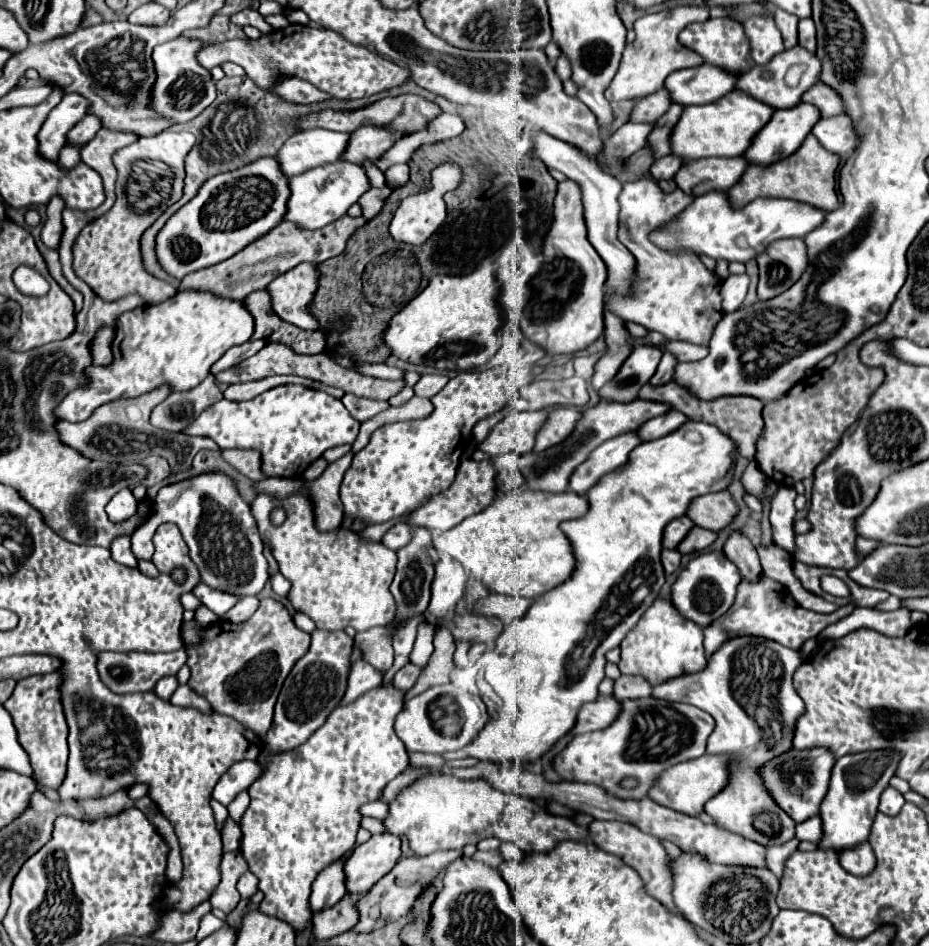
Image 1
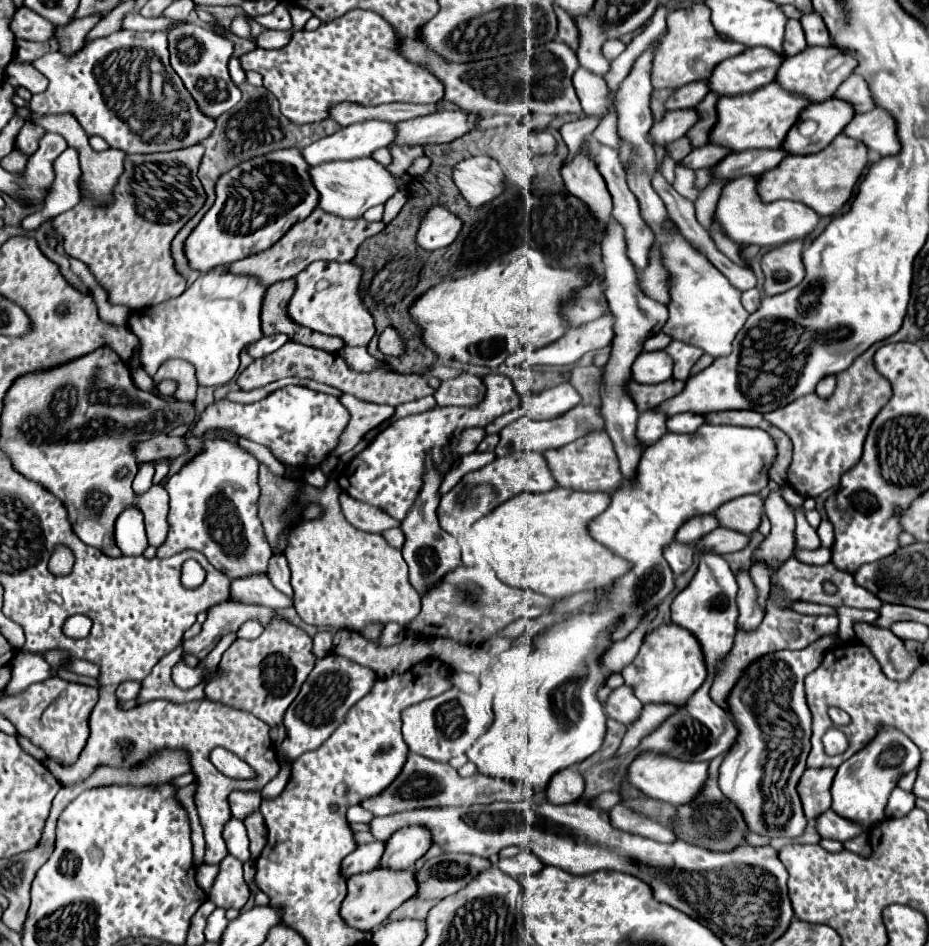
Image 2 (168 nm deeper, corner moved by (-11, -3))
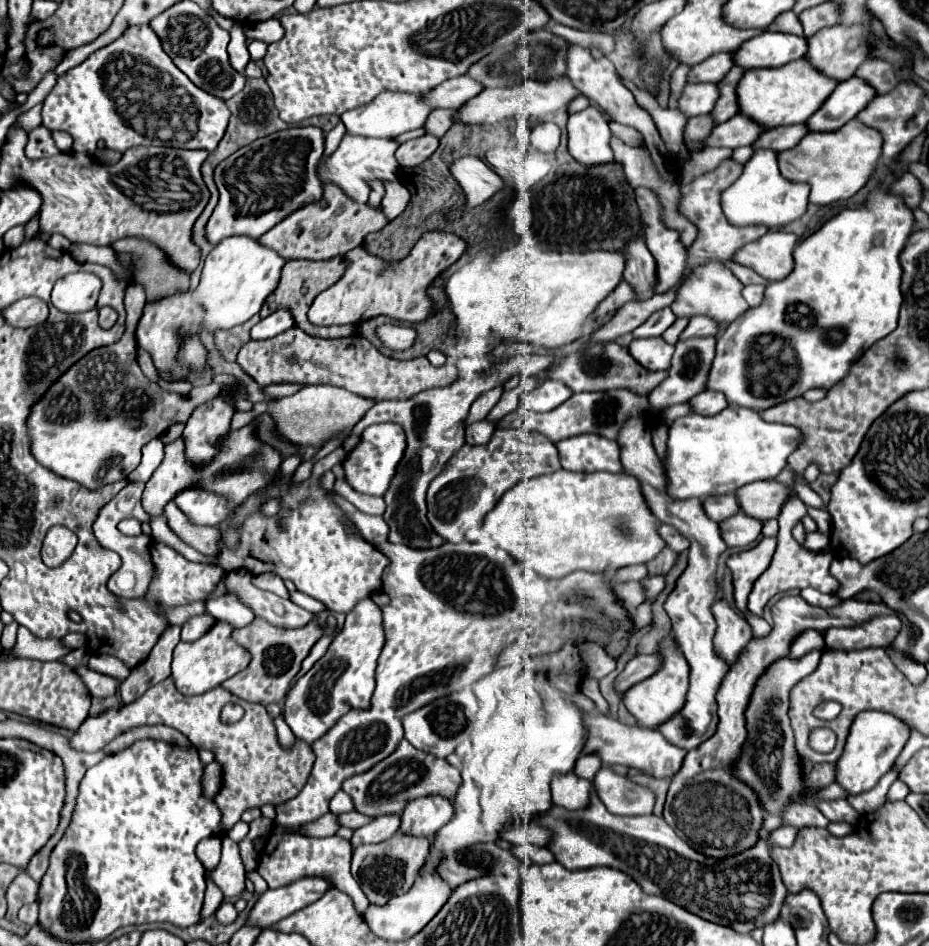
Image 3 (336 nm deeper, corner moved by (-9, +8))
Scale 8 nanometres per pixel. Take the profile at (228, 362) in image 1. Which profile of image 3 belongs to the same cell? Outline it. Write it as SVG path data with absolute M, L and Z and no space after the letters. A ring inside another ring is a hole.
M276 310L274 314L270 314L268 318L258 322L252 328L250 336L252 336L252 340L268 340L268 338L278 336L280 332L286 332L292 326L294 326L294 318L290 316L290 312L288 310Z

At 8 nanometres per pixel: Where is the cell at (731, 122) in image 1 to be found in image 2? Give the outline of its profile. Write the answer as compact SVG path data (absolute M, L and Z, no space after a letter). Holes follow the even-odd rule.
M776 81L764 85L762 89L720 97L718 101L718 123L710 133L710 143L730 147L732 151L746 149L776 149L782 147L786 133L798 121L800 113L810 105L806 97L782 89Z

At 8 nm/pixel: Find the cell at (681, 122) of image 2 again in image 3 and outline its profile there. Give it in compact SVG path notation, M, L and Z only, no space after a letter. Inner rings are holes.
M716 84L686 86L680 100L678 100L678 110L688 118L702 116L702 114L708 114L714 108L716 100L718 100Z

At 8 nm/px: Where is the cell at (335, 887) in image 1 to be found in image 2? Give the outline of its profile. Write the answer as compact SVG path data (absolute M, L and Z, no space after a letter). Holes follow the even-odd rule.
M372 841L366 845L358 845L356 851L352 851L342 865L342 871L346 877L352 877L354 873L364 873L366 869L378 867L382 853L384 853L384 841Z

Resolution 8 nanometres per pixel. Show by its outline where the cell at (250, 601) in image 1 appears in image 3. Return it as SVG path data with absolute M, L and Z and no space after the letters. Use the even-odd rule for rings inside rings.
M228 594L208 600L205 607L210 616L214 616L216 620L225 620L234 628L248 626L254 620L252 610L248 606L244 606L242 602L236 602L236 598L230 598Z

